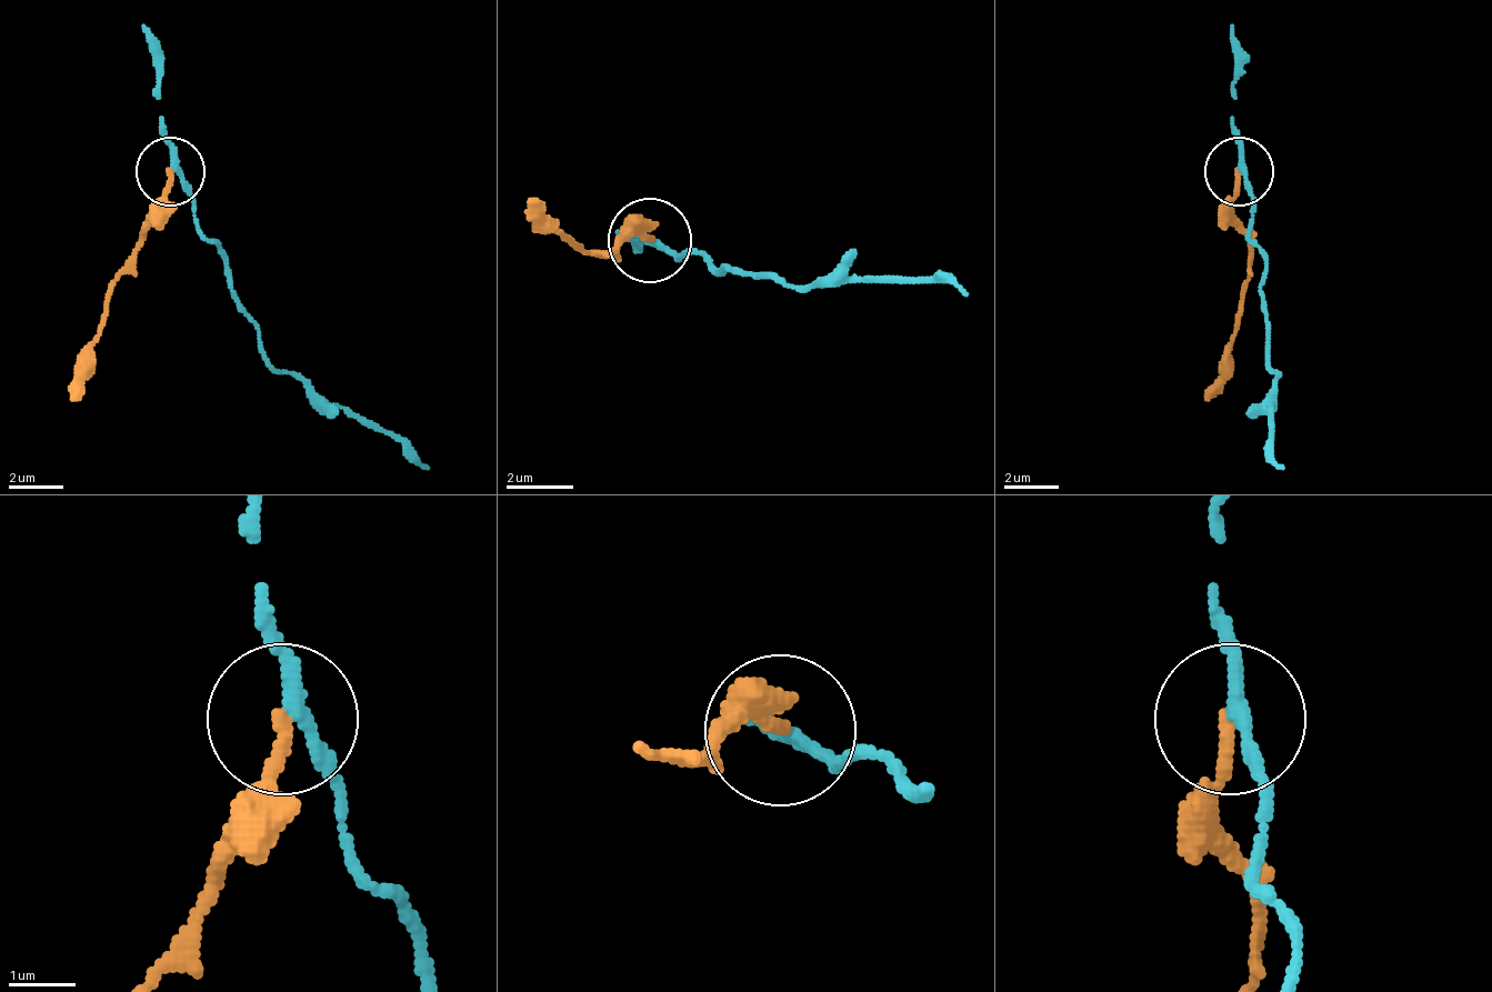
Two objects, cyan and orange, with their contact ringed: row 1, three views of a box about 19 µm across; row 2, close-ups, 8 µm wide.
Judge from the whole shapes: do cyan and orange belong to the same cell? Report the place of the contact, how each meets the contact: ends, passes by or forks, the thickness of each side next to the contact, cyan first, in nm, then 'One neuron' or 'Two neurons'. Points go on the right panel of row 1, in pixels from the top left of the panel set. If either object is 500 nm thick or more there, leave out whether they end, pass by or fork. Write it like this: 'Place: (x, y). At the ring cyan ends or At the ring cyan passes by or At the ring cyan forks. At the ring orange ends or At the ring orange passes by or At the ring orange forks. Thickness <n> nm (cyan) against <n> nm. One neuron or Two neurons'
Place: (1239, 171). At the ring cyan passes by. At the ring orange ends. Thickness 200 nm (cyan) against 200 nm. Two neurons

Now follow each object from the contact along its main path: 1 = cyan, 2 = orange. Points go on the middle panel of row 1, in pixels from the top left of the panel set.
1: (648, 242), (681, 259), (698, 250), (723, 276), (723, 267), (757, 276), (840, 283), (908, 283), (967, 292)
2: (648, 242), (639, 233), (614, 250), (580, 250), (530, 200)

